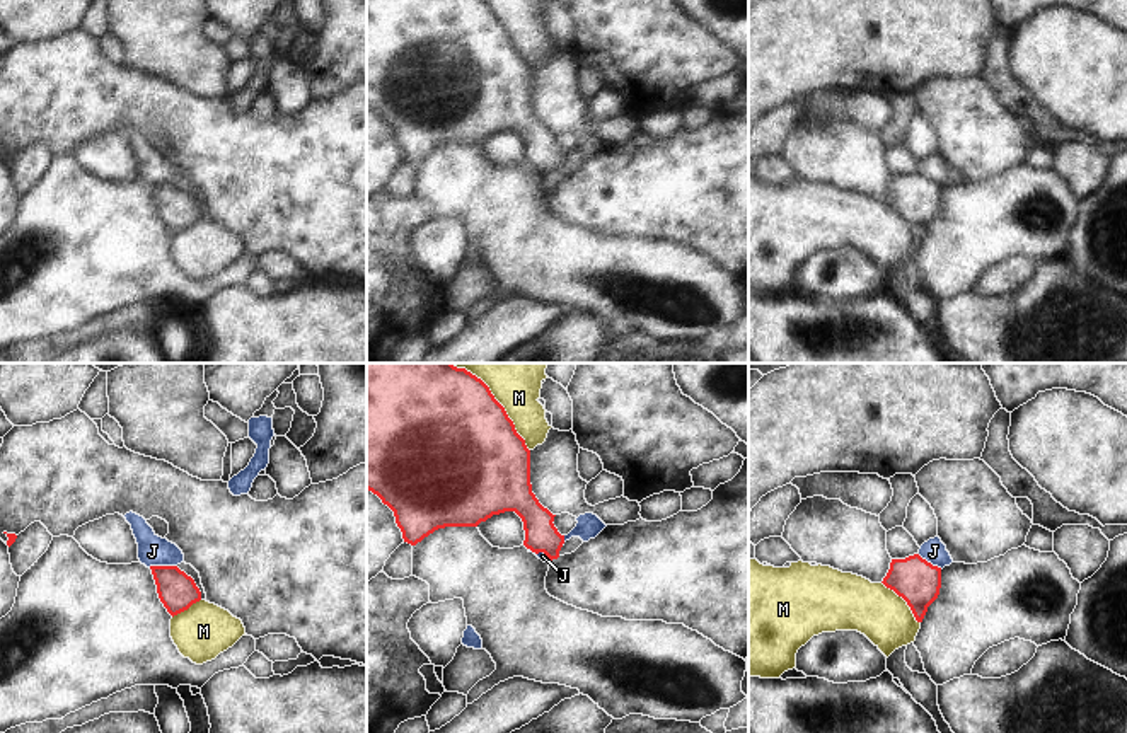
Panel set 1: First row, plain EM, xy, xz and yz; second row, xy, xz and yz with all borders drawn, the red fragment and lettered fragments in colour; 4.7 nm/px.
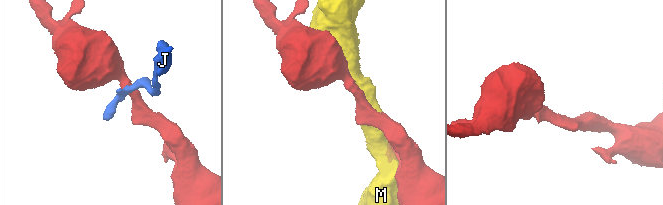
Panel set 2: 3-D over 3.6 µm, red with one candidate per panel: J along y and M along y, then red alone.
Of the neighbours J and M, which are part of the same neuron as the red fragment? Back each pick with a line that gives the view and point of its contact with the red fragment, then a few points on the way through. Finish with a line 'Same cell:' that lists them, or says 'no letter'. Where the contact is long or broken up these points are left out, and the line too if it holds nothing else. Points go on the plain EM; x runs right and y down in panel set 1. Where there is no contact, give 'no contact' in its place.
Same cell: no letter

